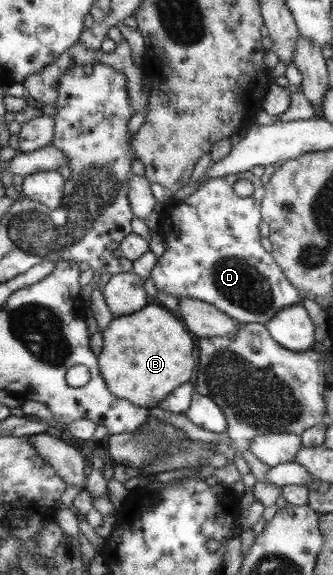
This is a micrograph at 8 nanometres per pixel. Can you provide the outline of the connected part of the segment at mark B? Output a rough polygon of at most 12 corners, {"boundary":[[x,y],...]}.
{"boundary":[[154,306],[113,317],[98,359],[154,409],[192,376],[194,342]]}

